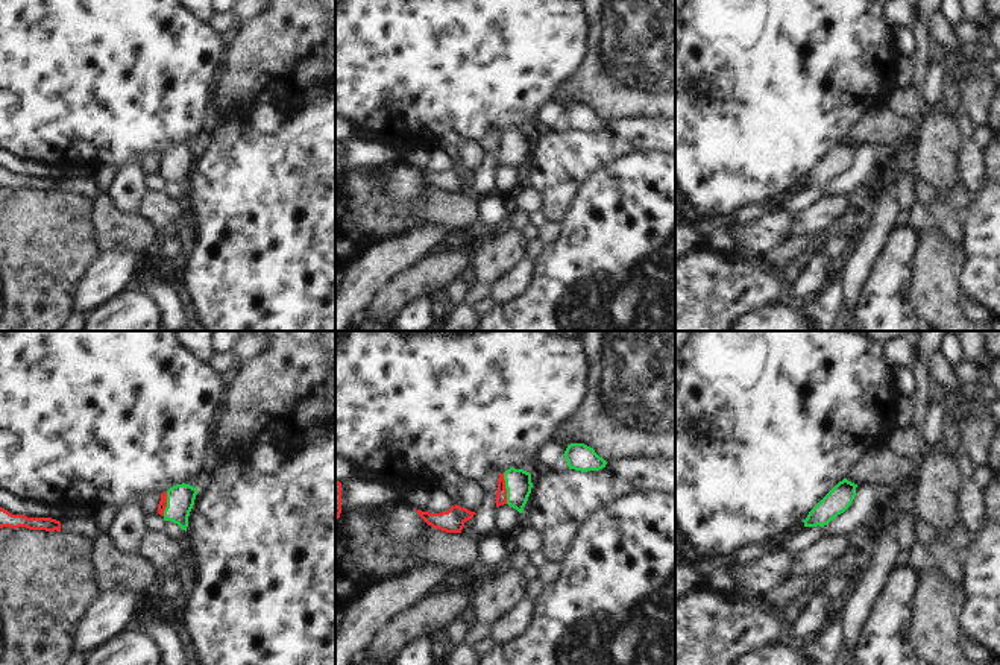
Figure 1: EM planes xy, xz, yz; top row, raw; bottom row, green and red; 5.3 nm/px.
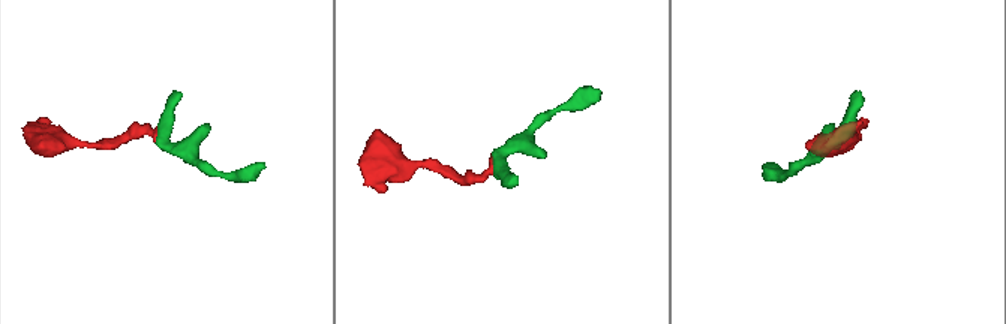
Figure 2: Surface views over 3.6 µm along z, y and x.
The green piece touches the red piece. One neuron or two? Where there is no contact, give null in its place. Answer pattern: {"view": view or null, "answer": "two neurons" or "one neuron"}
{"view": "xz", "answer": "one neuron"}

